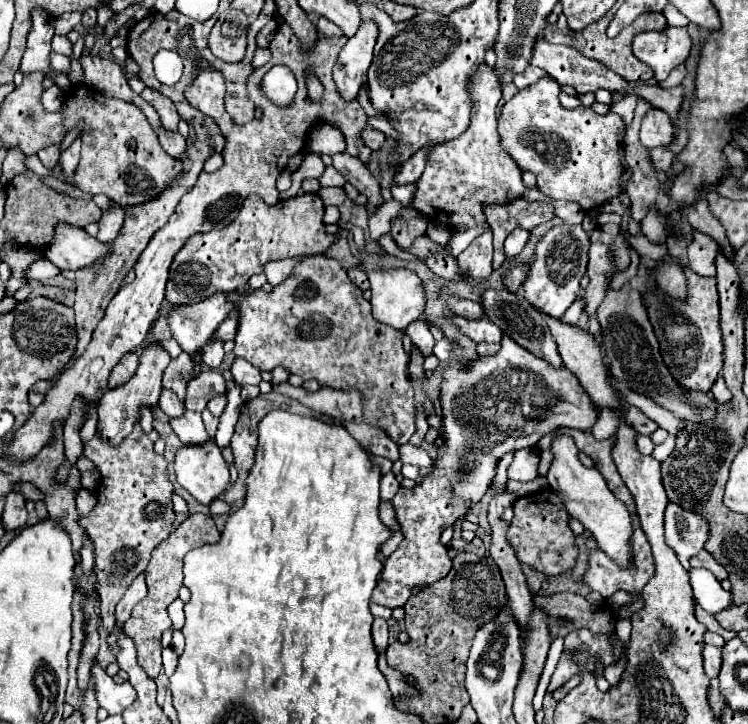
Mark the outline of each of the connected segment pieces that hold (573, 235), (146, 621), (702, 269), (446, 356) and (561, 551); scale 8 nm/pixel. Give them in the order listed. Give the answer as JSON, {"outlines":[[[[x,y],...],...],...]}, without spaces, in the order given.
{"outlines":[[[[559,225],[551,229],[543,241],[537,243],[535,257],[531,263],[529,277],[525,281],[525,299],[543,315],[563,317],[567,307],[577,299],[581,289],[579,281],[587,271],[587,251],[589,251],[589,235],[581,229],[581,225]]],[[[189,515],[165,541],[161,541],[151,555],[151,561],[145,569],[145,581],[147,581],[147,597],[137,603],[131,611],[131,617],[123,623],[123,631],[127,637],[135,641],[137,649],[137,659],[139,665],[145,669],[145,673],[155,679],[161,671],[161,633],[171,625],[171,619],[167,615],[167,607],[177,599],[177,593],[183,585],[183,557],[187,551],[207,545],[207,543],[217,543],[221,533],[217,531],[215,523],[207,515]]],[[[695,231],[687,251],[689,251],[689,267],[693,272],[702,277],[715,277],[717,243],[711,237]]],[[[443,338],[436,342],[433,348],[433,354],[440,361],[449,361],[450,360],[450,350],[451,350],[450,340],[447,338]]],[[[543,489],[540,493],[519,497],[513,503],[513,519],[507,529],[507,541],[515,549],[515,555],[521,563],[531,565],[533,569],[551,575],[571,573],[579,555],[575,537],[569,529],[571,515],[553,489]]]]}

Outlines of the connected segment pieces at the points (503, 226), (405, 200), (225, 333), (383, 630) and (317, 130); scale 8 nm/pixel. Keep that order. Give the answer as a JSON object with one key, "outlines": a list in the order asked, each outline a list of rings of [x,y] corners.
{"outlines":[[[[517,199],[507,205],[489,205],[485,207],[485,217],[487,223],[493,229],[493,249],[495,249],[495,259],[493,259],[493,269],[499,269],[503,265],[505,251],[503,243],[507,235],[517,229],[533,229],[541,223],[547,223],[555,217],[555,209],[547,201],[527,201],[527,199]]],[[[415,183],[411,185],[393,185],[391,187],[391,193],[393,193],[393,199],[399,201],[405,209],[411,209],[411,201],[413,201],[413,193],[415,193]]],[[[231,315],[231,317],[227,317],[227,321],[223,321],[223,325],[219,325],[219,329],[215,331],[215,337],[223,337],[225,341],[229,341],[235,337],[237,327],[239,327],[239,319],[237,319],[237,315]]],[[[377,617],[375,621],[373,621],[373,641],[375,641],[375,645],[377,645],[377,649],[387,649],[387,621],[385,619],[381,619],[381,617]]],[[[315,125],[309,131],[307,147],[317,155],[335,155],[345,151],[345,137],[337,127],[331,125]]]]}

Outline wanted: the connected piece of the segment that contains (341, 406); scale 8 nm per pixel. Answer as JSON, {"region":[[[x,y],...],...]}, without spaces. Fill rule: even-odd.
{"region":[[[281,383],[279,387],[273,387],[275,391],[297,399],[299,403],[307,405],[309,409],[329,415],[337,421],[361,421],[363,419],[363,395],[355,389],[331,389],[331,387],[319,387],[319,391],[311,393],[303,387],[293,387],[289,383]]]}

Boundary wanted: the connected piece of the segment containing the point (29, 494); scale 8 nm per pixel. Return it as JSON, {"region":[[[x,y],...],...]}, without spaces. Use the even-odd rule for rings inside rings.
{"region":[[[31,483],[17,485],[15,491],[21,491],[21,493],[23,493],[27,499],[31,499],[31,501],[45,501],[45,495],[43,495],[35,485],[31,485]]]}

